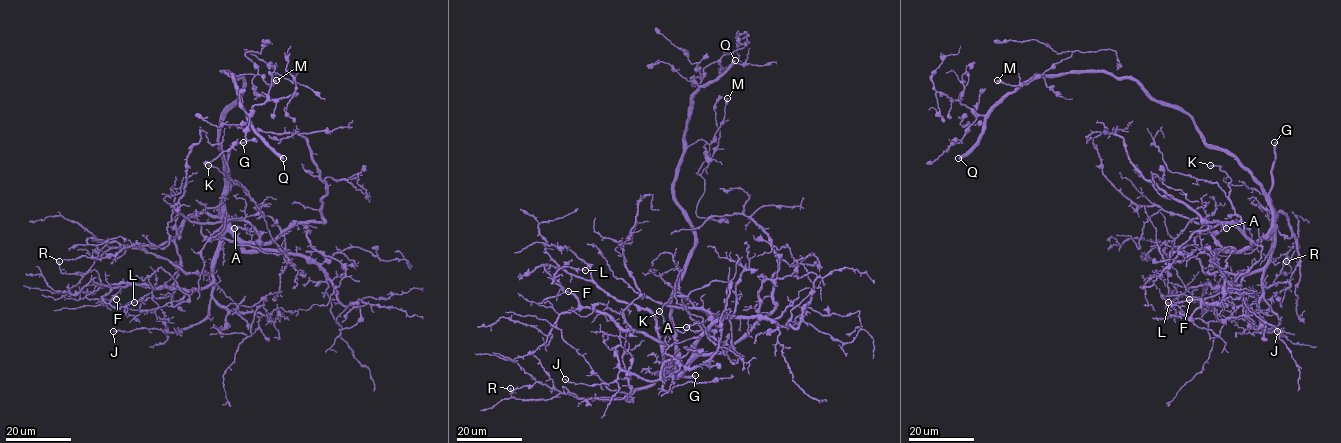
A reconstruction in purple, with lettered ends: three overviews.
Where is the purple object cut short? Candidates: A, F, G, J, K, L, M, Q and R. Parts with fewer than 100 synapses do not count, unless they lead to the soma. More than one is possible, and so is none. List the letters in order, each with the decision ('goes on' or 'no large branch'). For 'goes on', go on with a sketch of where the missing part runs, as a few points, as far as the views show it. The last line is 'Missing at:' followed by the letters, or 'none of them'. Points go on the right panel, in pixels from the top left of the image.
A: no large branch
F: no large branch
G: goes on; missing branch runs (1274, 142), (1276, 96), (1263, 70), (1258, 25), (1250, 4)
J: no large branch
K: no large branch
L: no large branch
M: no large branch
Q: goes on
R: no large branch
Missing at: G, Q

